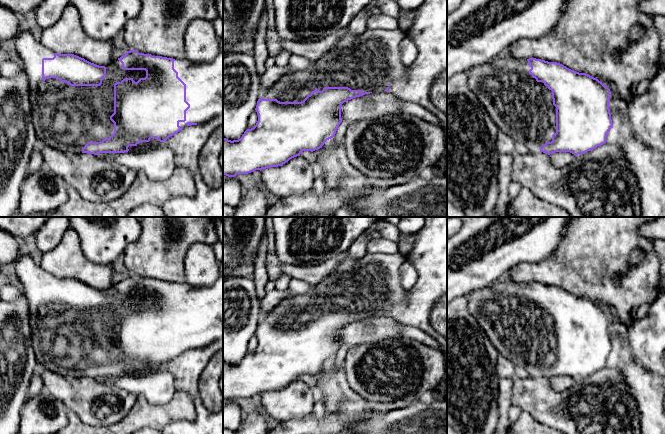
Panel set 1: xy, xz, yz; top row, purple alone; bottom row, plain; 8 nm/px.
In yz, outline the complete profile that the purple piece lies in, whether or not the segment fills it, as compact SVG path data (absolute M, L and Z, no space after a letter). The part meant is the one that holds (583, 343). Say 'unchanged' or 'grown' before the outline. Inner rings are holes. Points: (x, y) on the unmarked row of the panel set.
grown | M498 283L471 291L467 307L479 322L498 353L515 366L524 367L530 377L570 376L584 378L606 367L613 347L609 333L610 313L597 302L579 297L557 286L541 283Z

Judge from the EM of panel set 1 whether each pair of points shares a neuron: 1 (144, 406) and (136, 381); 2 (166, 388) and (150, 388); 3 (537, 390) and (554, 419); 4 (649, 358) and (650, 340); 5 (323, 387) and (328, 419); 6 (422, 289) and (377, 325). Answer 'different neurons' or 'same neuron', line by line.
1: different neurons
2: same neuron
3: same neuron
4: same neuron
5: different neurons
6: different neurons

